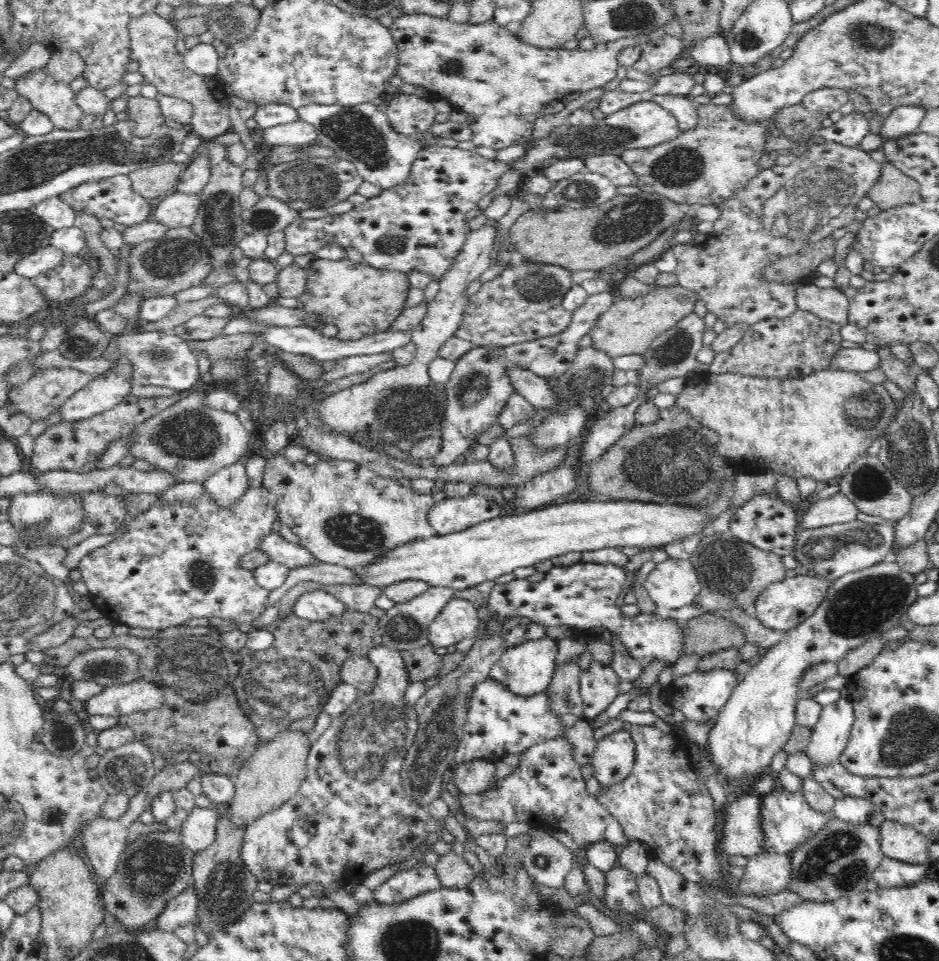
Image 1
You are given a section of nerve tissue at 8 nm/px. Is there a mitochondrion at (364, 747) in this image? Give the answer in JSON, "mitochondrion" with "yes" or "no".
{"mitochondrion":"yes"}

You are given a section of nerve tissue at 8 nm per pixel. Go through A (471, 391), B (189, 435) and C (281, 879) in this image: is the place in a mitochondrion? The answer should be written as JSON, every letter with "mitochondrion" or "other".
{"A":"mitochondrion","B":"mitochondrion","C":"other"}

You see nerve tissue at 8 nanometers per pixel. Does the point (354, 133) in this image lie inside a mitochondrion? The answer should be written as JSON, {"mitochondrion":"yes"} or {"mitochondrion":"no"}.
{"mitochondrion":"yes"}

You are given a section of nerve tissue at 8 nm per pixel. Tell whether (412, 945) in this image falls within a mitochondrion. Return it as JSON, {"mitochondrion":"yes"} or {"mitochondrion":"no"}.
{"mitochondrion":"yes"}

